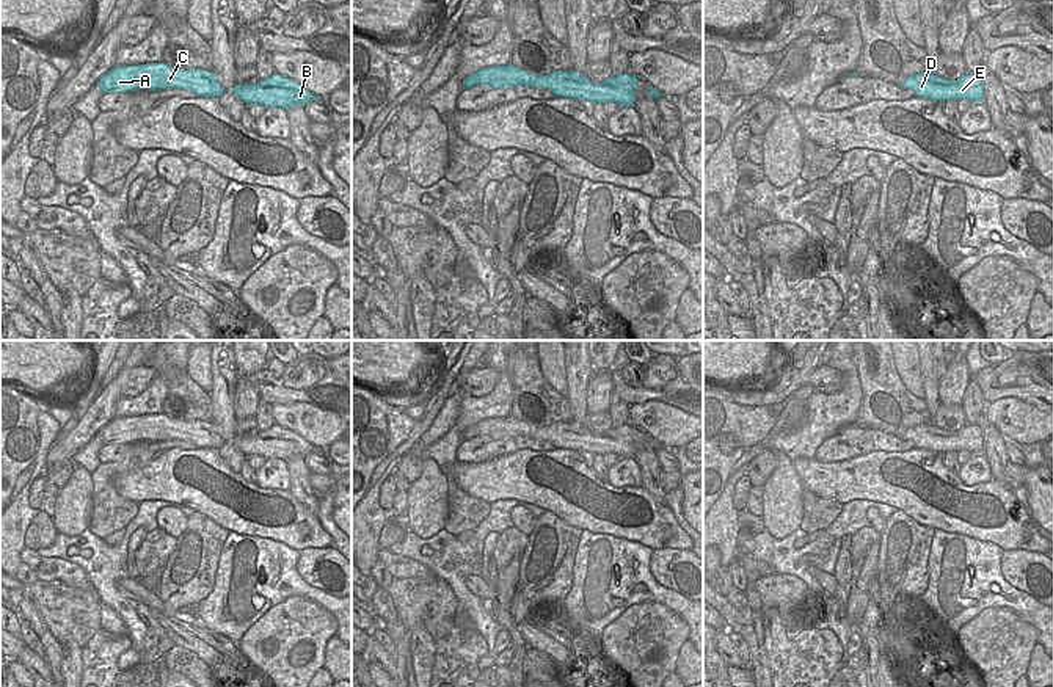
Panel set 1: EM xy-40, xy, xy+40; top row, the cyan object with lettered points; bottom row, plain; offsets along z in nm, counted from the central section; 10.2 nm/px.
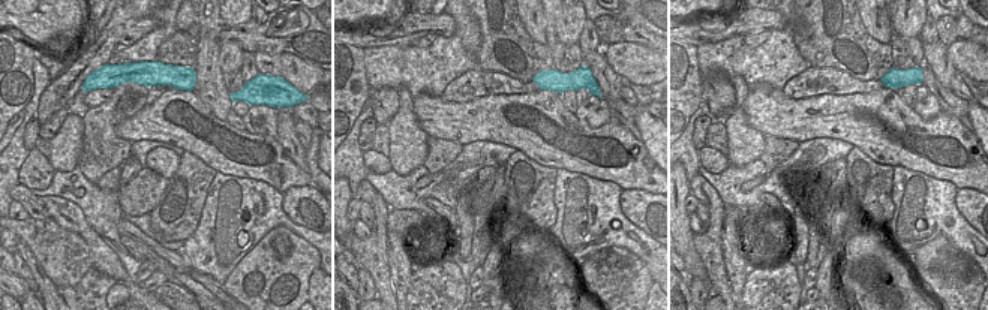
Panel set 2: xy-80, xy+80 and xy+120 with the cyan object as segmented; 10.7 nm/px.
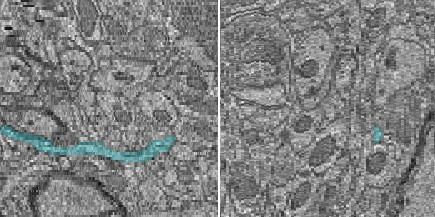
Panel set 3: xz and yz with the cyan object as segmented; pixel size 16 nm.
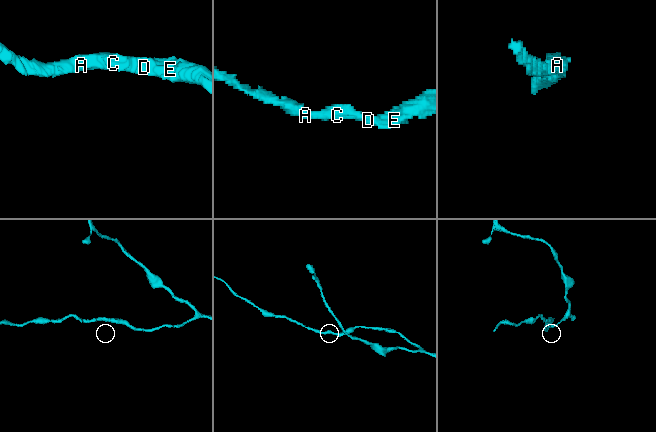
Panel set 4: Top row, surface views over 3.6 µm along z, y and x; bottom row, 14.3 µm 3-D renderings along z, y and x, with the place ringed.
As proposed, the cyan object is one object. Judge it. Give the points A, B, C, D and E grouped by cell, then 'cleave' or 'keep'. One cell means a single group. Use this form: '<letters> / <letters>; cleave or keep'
A B C D E; keep

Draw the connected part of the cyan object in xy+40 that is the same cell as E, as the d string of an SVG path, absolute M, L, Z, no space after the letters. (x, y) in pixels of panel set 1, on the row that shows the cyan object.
M929 71L907 77L901 88L912 89L918 97L938 102L968 99L979 104L984 100L984 83L978 74L964 74L957 80L945 80Z

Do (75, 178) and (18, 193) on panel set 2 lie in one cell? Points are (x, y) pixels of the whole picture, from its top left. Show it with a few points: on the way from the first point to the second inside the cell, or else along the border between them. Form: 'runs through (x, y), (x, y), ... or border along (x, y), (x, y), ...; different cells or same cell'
border along (30, 190), (36, 195), (59, 195), (66, 199); different cells

